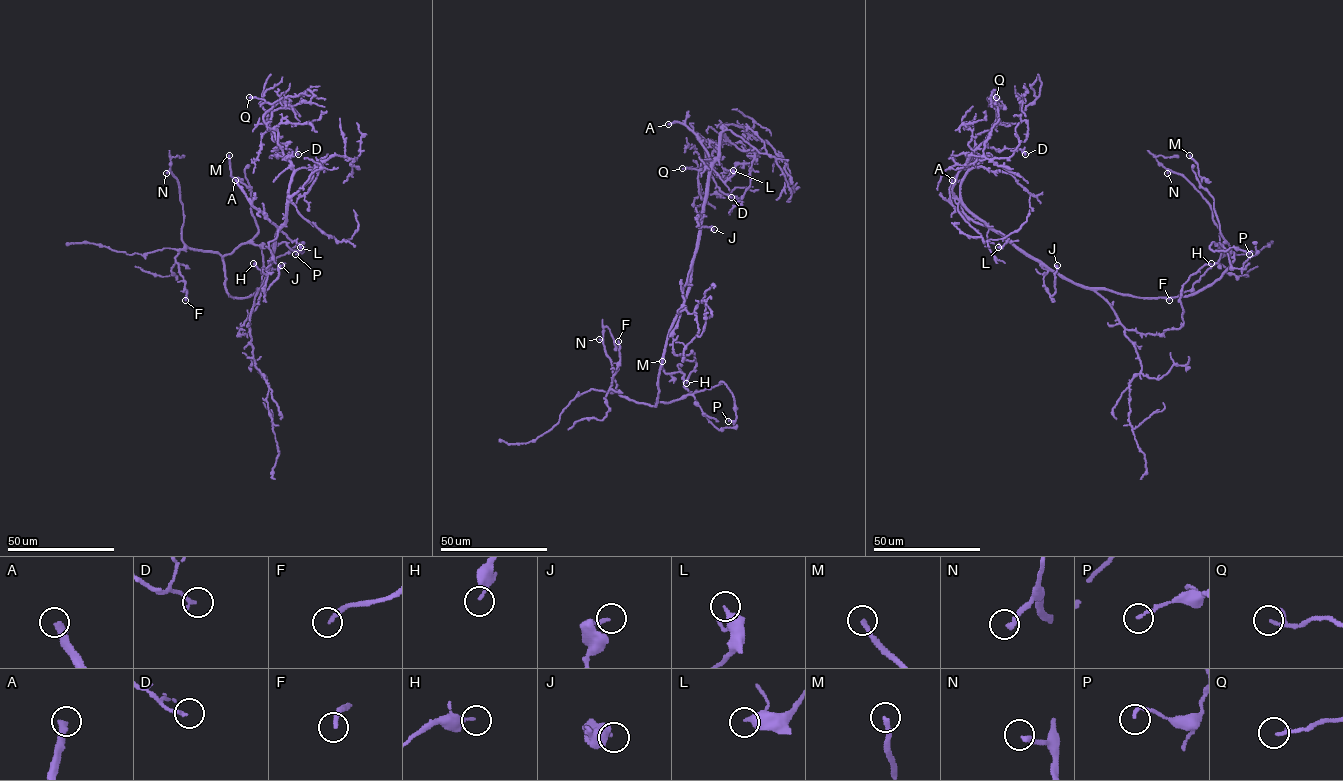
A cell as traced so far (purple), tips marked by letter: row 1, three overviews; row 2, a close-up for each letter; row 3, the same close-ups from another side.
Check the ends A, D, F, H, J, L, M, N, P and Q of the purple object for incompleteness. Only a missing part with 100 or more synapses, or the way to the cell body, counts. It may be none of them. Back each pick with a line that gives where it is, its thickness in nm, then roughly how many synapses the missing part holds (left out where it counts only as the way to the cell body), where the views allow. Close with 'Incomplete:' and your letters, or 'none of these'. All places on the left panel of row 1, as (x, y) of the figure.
A: Place: (235, 180). Thickness 400 nm. Roughly 300 synapses
F: Place: (185, 300). Thickness 190 nm. Roughly 110 synapses
M: Place: (229, 155). Thickness 200 nm. Roughly 160 synapses
N: Place: (166, 173). Thickness 280 nm. Roughly 140 synapses
Incomplete: A, F, M, N

